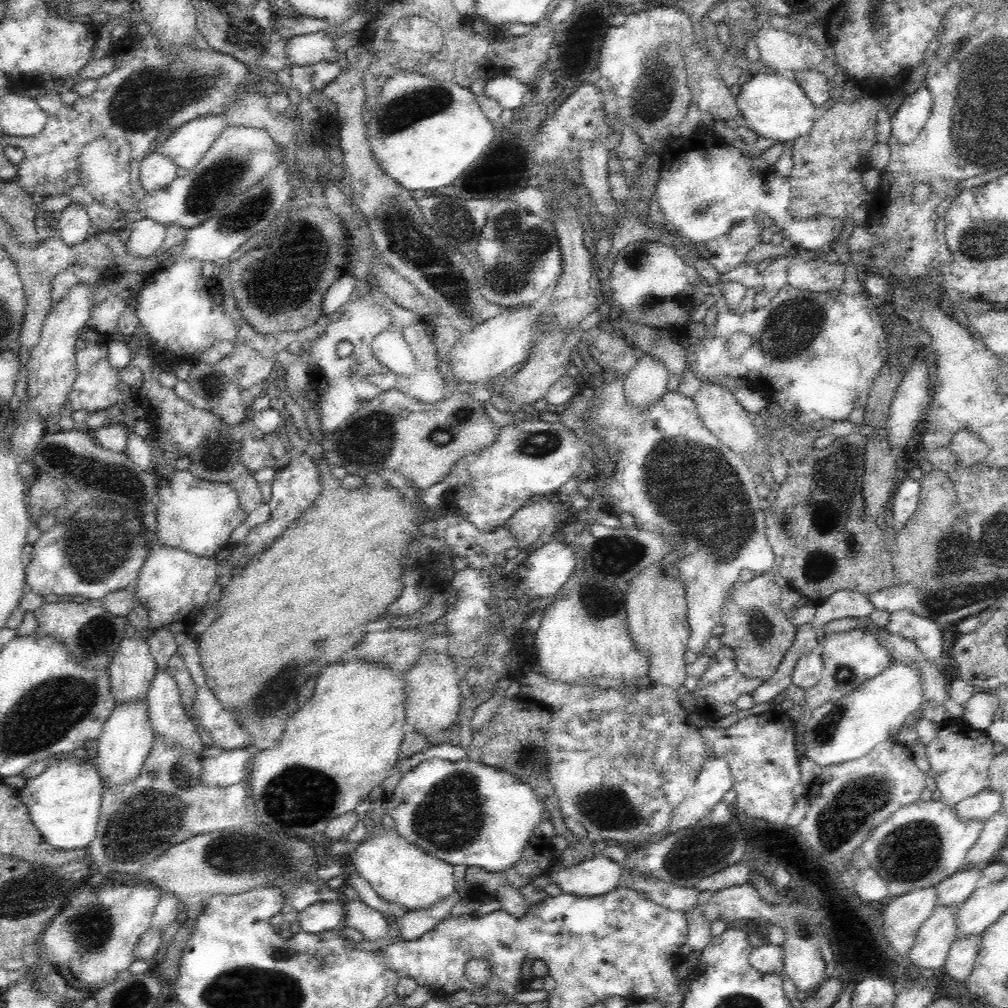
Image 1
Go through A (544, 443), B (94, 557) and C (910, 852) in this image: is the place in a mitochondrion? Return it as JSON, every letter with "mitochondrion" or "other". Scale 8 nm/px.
{"A":"mitochondrion","B":"mitochondrion","C":"mitochondrion"}

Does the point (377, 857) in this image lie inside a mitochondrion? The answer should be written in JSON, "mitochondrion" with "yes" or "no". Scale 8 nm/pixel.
{"mitochondrion":"no"}

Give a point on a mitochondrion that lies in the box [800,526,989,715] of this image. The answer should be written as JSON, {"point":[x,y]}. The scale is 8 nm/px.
{"point":[956,554]}

